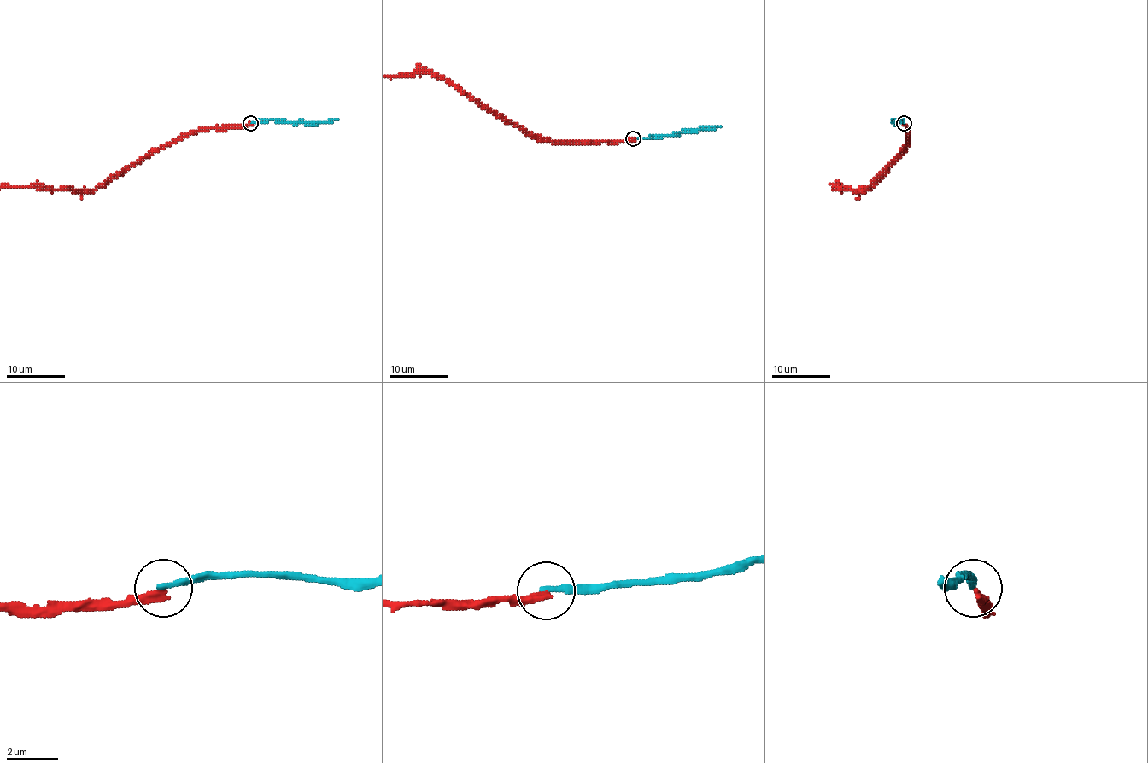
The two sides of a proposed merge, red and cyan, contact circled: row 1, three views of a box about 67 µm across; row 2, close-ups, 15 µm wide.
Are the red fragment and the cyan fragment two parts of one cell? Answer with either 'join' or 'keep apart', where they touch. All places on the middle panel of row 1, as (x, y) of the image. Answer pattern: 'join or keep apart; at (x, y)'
keep apart; at (633, 138)

